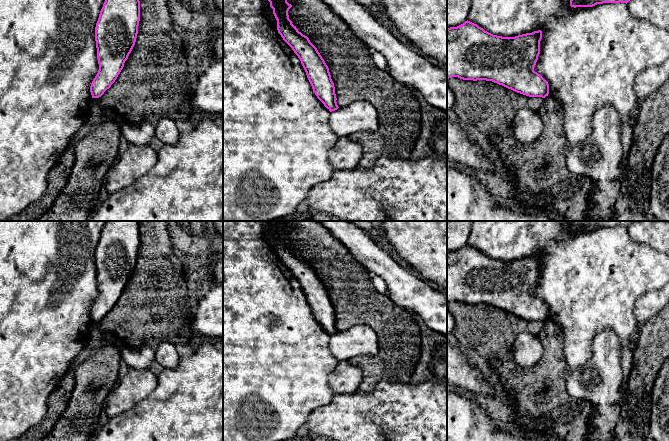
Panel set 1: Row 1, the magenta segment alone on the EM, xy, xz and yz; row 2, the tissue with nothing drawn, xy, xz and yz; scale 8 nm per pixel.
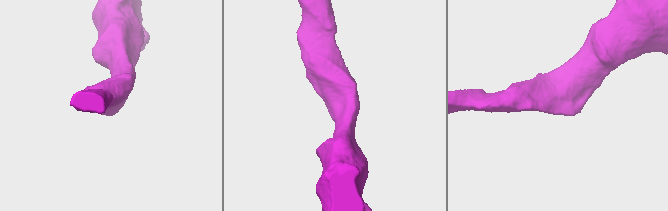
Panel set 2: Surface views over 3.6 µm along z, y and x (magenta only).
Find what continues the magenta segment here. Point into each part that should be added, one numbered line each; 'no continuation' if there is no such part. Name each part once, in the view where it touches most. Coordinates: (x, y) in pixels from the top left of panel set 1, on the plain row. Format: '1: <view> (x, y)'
no continuation

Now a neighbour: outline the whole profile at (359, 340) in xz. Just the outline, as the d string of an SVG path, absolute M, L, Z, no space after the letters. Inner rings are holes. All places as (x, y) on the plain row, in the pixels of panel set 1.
M356 325L330 338L330 350L337 361L357 356L374 356L379 352L378 336L373 329Z

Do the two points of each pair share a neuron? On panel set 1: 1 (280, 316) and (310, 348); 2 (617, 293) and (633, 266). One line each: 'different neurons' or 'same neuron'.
1: same neuron
2: same neuron

